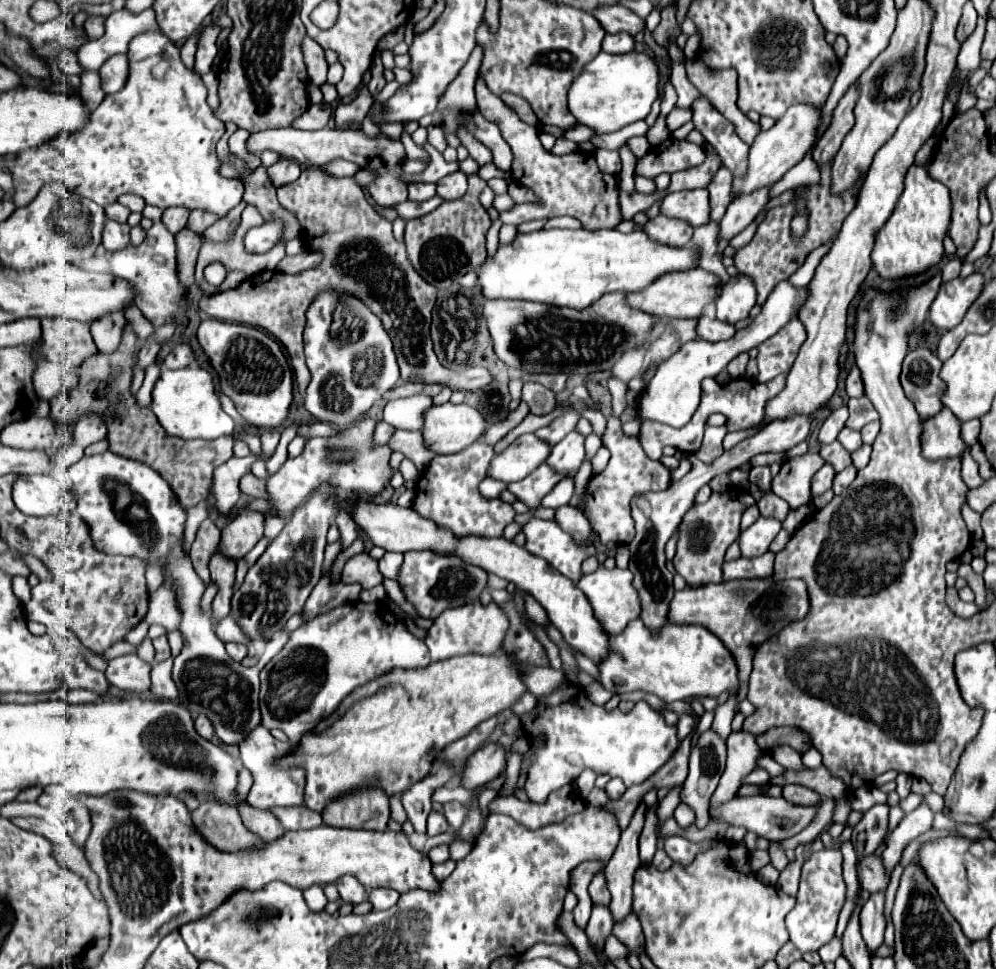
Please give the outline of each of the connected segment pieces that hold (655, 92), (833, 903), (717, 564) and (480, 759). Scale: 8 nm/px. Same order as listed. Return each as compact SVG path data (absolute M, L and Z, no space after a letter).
M599 52L581 76L569 88L569 110L579 124L589 126L595 134L621 130L627 124L643 120L651 112L651 104L659 96L659 70L645 52L605 54Z
M825 848L813 852L801 870L799 892L796 895L795 908L787 914L787 932L789 940L799 952L817 952L835 936L837 916L845 902L845 882L841 876L841 852L837 848Z
M729 488L729 492L713 492L705 504L693 504L689 512L685 512L679 524L679 542L677 552L673 558L677 574L681 574L689 586L705 586L705 584L719 584L723 556L727 548L739 538L741 534L741 514L745 508L755 504L753 496L745 488Z
M489 742L481 746L473 756L467 758L467 764L461 774L461 786L475 790L495 780L505 770L505 748Z

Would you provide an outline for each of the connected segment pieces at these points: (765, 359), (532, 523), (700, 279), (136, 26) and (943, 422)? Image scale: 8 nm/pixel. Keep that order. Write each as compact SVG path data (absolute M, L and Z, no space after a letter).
M793 318L773 340L765 340L765 344L759 346L759 376L757 382L769 382L777 374L787 374L793 366L793 360L797 358L797 352L801 344L805 342L805 326L799 318Z
M531 518L525 524L523 532L527 536L525 548L531 554L545 558L555 570L559 570L563 576L574 582L577 582L581 578L583 560L589 558L589 556L593 556L595 550L597 550L595 532L591 534L591 540L587 544L577 544L553 520Z
M693 268L693 272L669 272L669 276L661 276L661 280L655 280L649 284L649 288L635 292L635 294L625 294L625 300L637 308L645 310L651 316L657 318L699 318L705 304L715 300L719 290L719 278L701 270Z
M149 8L141 14L117 10L105 18L105 34L97 40L89 40L79 48L77 60L83 70L99 70L105 60L115 54L127 54L129 42L143 32L159 30L155 12Z
M949 408L923 422L923 456L929 460L961 458L969 446L961 438L961 422Z

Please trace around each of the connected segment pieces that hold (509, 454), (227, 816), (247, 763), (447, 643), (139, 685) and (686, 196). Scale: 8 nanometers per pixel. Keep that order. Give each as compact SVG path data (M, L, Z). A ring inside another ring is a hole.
M523 434L505 452L497 454L491 460L489 476L507 484L523 480L547 460L549 452L551 446L545 444L545 440L541 442L541 438L537 438L535 434Z
M205 800L191 814L197 830L205 836L207 842L211 842L219 850L235 852L241 848L253 848L255 844L263 844L261 838L253 836L243 826L235 808Z
M263 726L249 736L249 740L243 740L241 746L241 762L253 776L253 786L247 796L247 802L255 808L267 810L271 806L301 806L303 804L303 788L305 788L305 772L303 768L279 768L279 760L291 752L291 746L285 742L279 742L271 736L269 730Z
M479 602L465 604L459 608L445 610L439 618L435 618L435 624L429 628L425 644L431 652L433 662L457 654L495 654L503 642L507 626L509 622L495 602L491 602L489 606L481 606Z
M125 654L109 660L105 676L109 684L117 686L119 690L141 694L141 692L147 692L151 686L149 672L151 672L151 666L145 660L141 660L137 654Z
M683 190L683 192L671 192L663 198L661 214L669 218L679 218L689 222L691 226L701 226L709 222L709 198L707 190Z

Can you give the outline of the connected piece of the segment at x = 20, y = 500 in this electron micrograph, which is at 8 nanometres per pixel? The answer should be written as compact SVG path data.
M19 476L13 484L13 502L23 514L37 518L61 514L69 508L63 490L51 476Z

